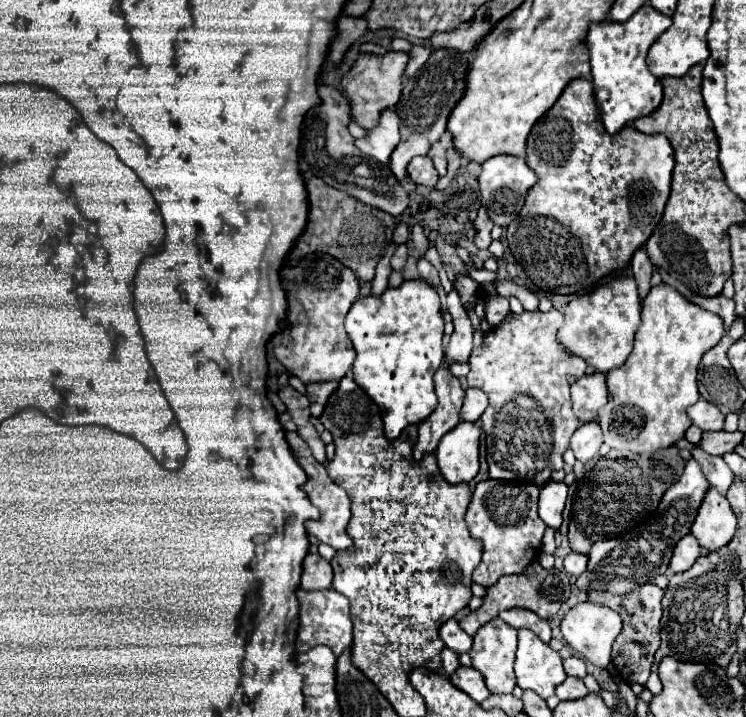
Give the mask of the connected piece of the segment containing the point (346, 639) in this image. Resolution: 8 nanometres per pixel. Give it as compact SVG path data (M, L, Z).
M298 589L296 595L300 601L300 629L296 637L296 651L304 653L316 645L326 645L334 651L334 655L340 655L344 649L352 645L350 605L342 593L338 593L336 589L324 589L324 591Z

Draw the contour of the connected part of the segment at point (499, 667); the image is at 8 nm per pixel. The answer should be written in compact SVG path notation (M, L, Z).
M500 617L482 625L478 629L478 633L474 635L474 645L470 649L472 667L484 675L486 687L490 689L490 693L512 693L512 689L516 687L516 677L514 677L514 669L512 669L516 647L518 647L516 635L518 635L516 629L512 629L510 625L500 621Z

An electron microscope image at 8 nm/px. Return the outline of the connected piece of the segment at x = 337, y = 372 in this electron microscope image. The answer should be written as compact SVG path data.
M316 253L296 267L282 269L282 287L288 295L288 327L272 337L276 359L302 383L340 381L354 363L354 347L344 331L344 317L360 297L360 281L352 269L334 257Z

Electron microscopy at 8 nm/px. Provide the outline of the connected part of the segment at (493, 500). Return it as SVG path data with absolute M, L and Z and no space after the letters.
M480 481L472 493L466 523L470 533L484 543L482 561L472 573L476 583L492 587L502 575L522 573L536 559L546 529L544 521L538 517L538 485L524 481Z

